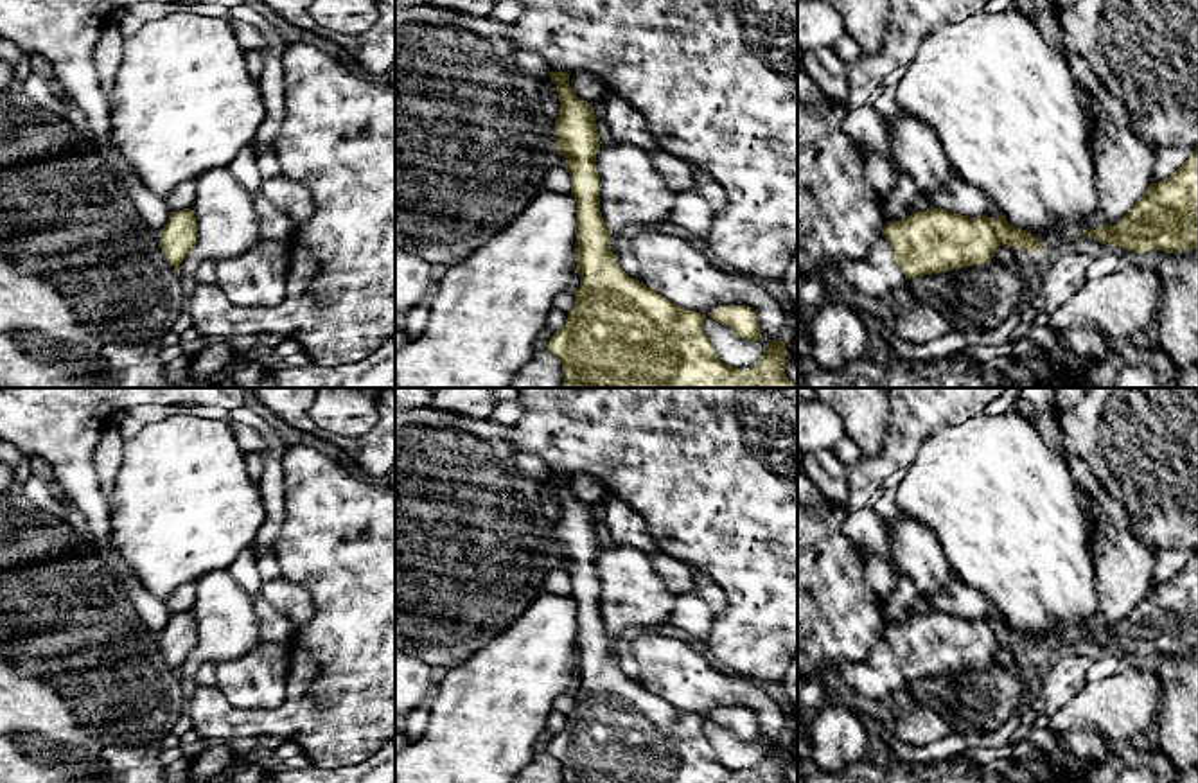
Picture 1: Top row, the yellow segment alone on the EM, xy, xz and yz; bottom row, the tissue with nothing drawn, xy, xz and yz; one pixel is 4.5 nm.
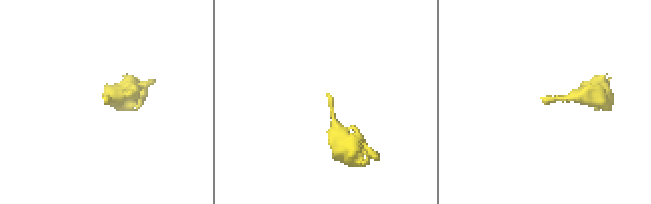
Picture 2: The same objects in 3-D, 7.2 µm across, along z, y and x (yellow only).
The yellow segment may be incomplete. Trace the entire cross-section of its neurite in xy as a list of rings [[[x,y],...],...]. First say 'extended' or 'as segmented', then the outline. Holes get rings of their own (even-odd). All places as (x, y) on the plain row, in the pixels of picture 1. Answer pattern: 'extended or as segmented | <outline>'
as segmented | [[[190,611],[172,614],[160,632],[163,659],[178,672],[196,648],[198,625]]]

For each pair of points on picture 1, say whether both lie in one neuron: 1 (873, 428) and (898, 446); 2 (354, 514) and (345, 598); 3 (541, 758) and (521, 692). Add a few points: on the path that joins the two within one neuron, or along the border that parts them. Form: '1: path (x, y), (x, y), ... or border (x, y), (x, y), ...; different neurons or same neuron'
1: border (891, 406), (884, 446), (875, 455), (863, 457); different neurons
2: path (338, 536), (336, 543), (345, 552), (345, 577); same neuron
3: border (539, 749), (527, 764); different neurons

